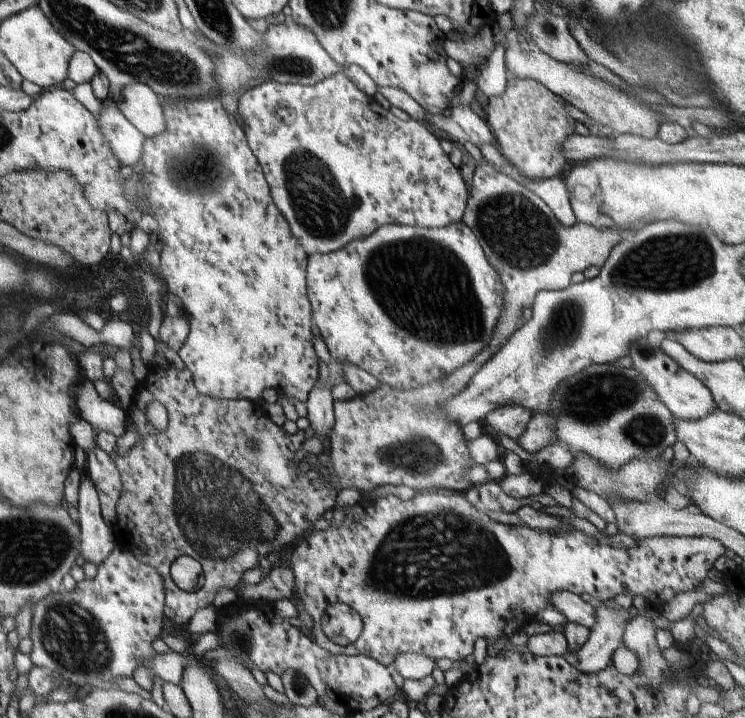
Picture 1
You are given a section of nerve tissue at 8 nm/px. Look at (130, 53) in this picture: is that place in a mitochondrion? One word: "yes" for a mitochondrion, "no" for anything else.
yes

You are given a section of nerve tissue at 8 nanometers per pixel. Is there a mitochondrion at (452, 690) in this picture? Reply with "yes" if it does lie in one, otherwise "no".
no

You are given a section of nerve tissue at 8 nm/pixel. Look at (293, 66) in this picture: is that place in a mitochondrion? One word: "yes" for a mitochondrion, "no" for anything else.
yes

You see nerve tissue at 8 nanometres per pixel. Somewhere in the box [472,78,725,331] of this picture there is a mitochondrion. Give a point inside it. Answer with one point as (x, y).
(678, 262)

